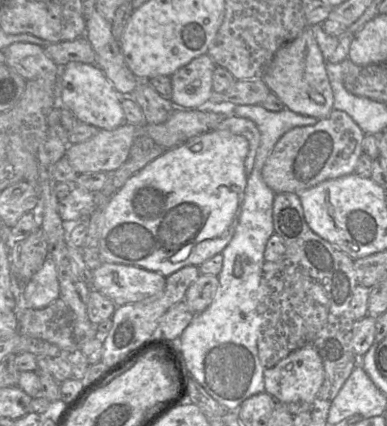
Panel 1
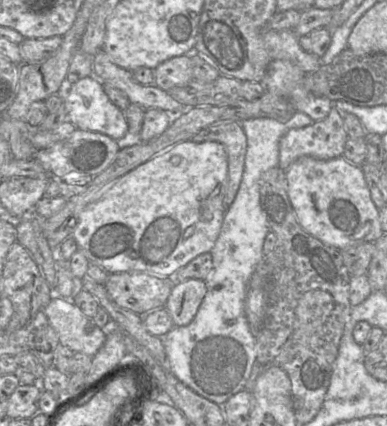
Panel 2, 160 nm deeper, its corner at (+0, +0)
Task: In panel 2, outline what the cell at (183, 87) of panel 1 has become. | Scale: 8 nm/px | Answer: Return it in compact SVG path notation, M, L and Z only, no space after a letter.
M176 56L160 63L154 68L154 77L154 83L165 91L188 84L193 80L190 56Z

